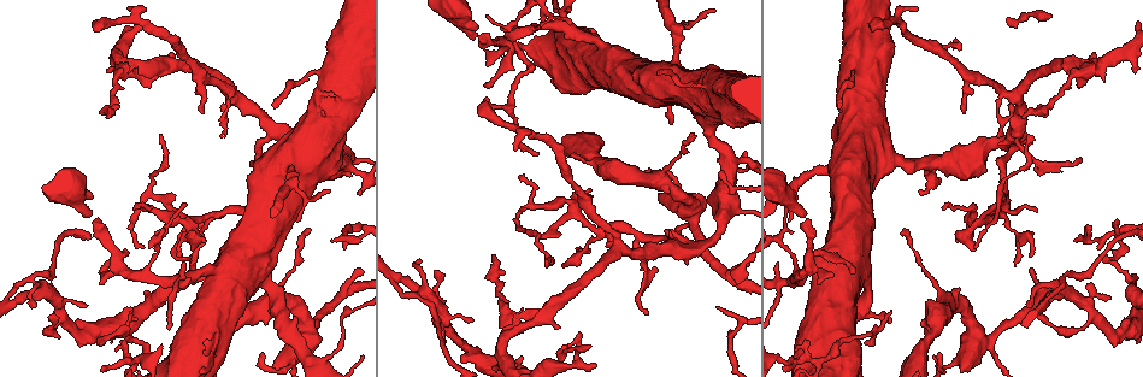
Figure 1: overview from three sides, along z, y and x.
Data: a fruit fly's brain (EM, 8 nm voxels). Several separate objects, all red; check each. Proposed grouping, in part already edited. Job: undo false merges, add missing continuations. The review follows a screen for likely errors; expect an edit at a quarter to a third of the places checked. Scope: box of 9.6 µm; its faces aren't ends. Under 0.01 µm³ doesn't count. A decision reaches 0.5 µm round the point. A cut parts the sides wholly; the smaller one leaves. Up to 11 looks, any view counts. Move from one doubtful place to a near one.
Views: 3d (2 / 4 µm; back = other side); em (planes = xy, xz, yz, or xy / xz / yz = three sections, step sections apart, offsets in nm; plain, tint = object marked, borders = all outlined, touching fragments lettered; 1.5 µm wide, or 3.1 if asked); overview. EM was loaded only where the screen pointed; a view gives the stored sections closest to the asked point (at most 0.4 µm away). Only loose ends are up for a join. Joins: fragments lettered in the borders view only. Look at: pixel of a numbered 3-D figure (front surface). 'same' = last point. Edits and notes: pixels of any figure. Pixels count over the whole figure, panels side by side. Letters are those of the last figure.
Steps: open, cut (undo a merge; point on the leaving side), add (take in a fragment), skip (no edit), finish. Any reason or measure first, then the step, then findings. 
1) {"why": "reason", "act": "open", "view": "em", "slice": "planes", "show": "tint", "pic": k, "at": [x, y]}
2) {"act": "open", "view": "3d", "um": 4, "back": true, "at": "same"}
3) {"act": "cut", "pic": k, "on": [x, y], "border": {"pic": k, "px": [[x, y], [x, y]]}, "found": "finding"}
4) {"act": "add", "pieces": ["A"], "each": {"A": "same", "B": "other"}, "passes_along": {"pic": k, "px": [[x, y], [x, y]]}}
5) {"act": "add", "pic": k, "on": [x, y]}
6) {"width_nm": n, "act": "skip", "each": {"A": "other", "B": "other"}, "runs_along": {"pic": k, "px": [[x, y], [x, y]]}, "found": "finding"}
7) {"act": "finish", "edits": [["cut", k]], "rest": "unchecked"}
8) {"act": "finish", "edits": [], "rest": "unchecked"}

{"why": "abrupt turn", "act": "open", "view": "em", "slice": "planes", "show": "borders", "pic": 1, "at": [507, 42]}

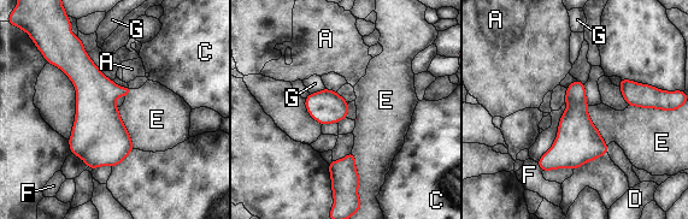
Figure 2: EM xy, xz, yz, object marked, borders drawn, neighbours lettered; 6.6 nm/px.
{"width_nm": 300, "act": "skip", "each": {"A": "other", "C": "other", "D": "other", "E": "other", "F": "other", "G": "other"}, "border": {"pic": 2, "px": [[117, 107], [118, 116], [134, 148]]}, "found": "one neuron here"}

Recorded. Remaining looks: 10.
{"why": "free end", "act": "open", "view": "3d", "um": 4, "pic": 1, "at": [964, 113]}

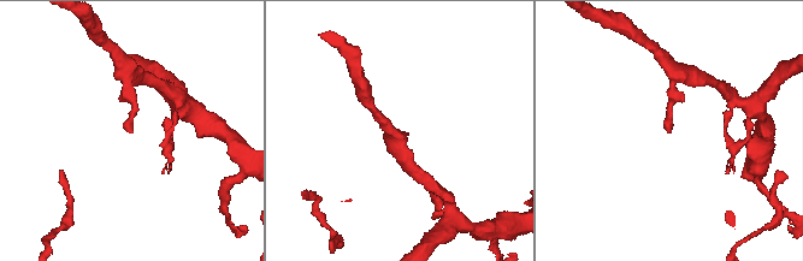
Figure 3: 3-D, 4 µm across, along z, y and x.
{"why": "shape alone is not enough", "act": "open", "view": "em", "slice": "planes", "show": "borders", "pic": 3, "at": [670, 129]}

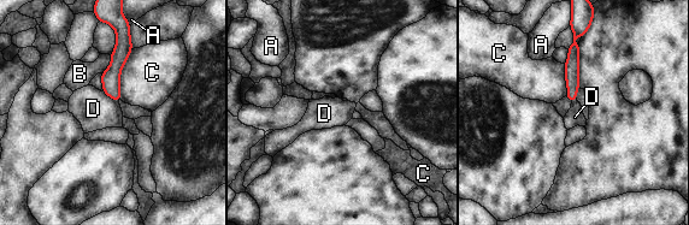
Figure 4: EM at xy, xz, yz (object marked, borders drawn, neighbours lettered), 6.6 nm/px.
{"width_nm": 100, "act": "skip", "each": {"A": "other", "B": "other", "C": "other", "D": "other"}, "runs_along": {"pic": 4, "px": [[105, 18], [122, 30], [117, 98]]}, "found": "no lettered fragment goes on from it"}

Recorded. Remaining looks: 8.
{"why": "tapers out", "act": "open", "view": "3d", "um": 4, "back": true, "pic": 1, "at": [106, 117]}

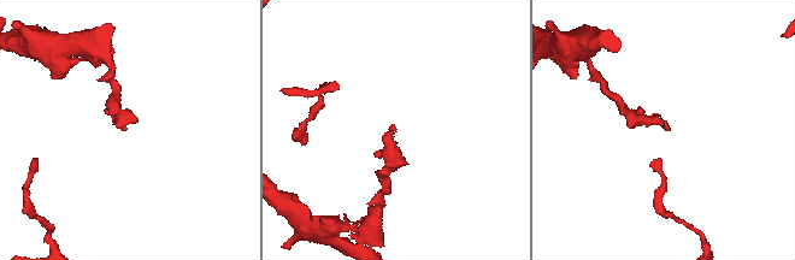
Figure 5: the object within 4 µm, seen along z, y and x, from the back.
{"why": "need the tissue", "act": "open", "view": "em", "slice": "planes", "show": "borders", "pic": 5, "at": [392, 126]}

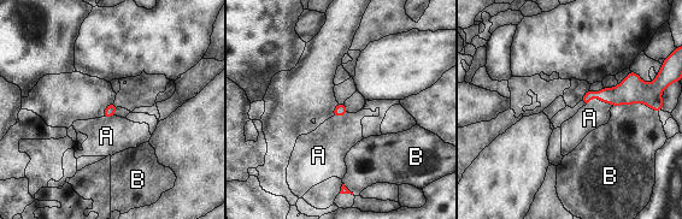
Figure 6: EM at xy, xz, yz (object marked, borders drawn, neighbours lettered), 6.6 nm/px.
{"act": "skip", "each": {"A": "other", "B": "other"}, "border": {"pic": 6, "px": [[585, 105], [595, 96], [612, 106]]}, "found": "no lettered fragment goes on from it"}

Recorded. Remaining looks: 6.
{"why": "free end", "act": "open", "view": "3d", "um": 2, "pic": 1, "at": [1016, 265]}

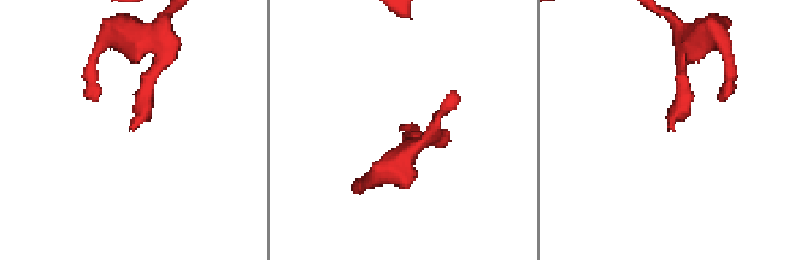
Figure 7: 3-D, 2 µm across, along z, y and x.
{"act": "open", "view": "em", "slice": "planes", "show": "borders", "pic": 7, "at": [403, 128]}

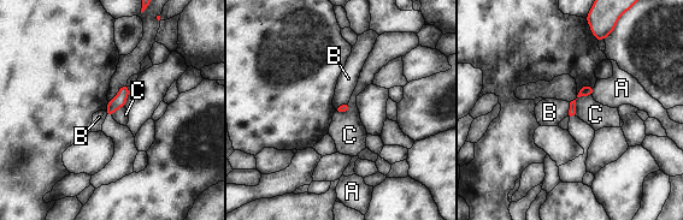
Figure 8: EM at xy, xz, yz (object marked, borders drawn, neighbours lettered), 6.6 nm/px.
{"act": "skip", "each": {"A": "other", "B": "other", "C": "other"}, "border": {"pic": 8, "px": [[570, 102], [567, 114]]}, "found": "no lettered fragment goes on from it"}

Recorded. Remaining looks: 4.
{"act": "finish", "edits": [], "rest": "unchecked"}

